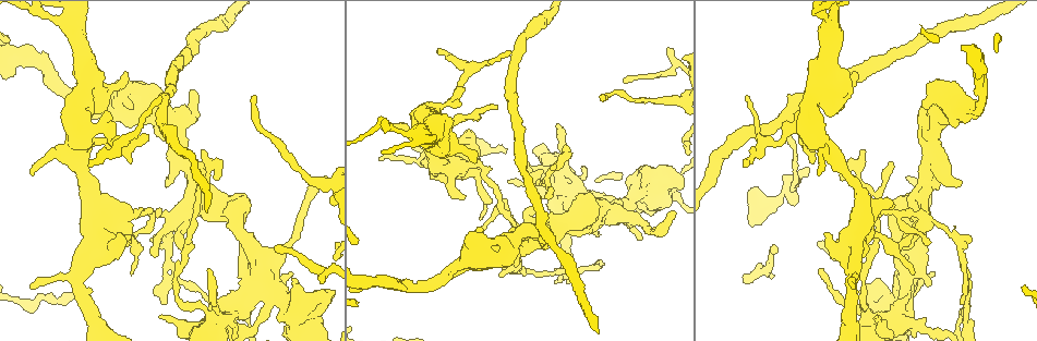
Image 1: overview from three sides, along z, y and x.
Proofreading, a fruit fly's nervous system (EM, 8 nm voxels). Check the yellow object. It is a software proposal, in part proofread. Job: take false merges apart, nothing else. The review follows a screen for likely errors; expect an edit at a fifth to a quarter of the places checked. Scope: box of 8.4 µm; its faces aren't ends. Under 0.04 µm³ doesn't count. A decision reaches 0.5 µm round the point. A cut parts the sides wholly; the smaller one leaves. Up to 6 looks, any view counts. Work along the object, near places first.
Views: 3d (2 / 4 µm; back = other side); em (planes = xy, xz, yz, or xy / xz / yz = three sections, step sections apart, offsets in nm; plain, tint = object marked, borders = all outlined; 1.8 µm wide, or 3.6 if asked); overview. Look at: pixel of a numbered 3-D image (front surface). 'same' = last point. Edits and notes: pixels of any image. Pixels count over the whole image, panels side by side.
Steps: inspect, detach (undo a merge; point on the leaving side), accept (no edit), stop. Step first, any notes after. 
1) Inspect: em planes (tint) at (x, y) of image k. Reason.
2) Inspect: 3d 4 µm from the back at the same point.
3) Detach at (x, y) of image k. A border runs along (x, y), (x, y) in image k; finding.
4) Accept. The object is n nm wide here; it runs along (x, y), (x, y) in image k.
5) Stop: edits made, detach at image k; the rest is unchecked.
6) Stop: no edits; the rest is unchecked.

Inspect: em yz step 4 (plain) at (179, 281) of image 1. Touches itself.

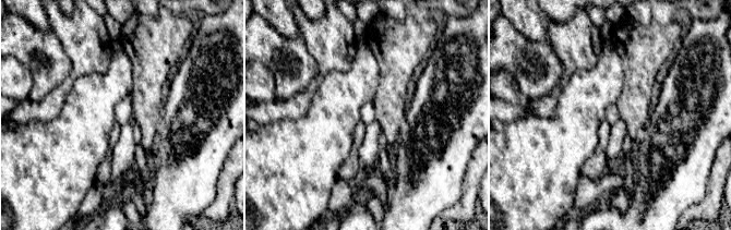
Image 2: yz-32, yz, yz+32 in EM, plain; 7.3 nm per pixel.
Inspect: em yz step 4 (tint) at the same point. With the object marked.

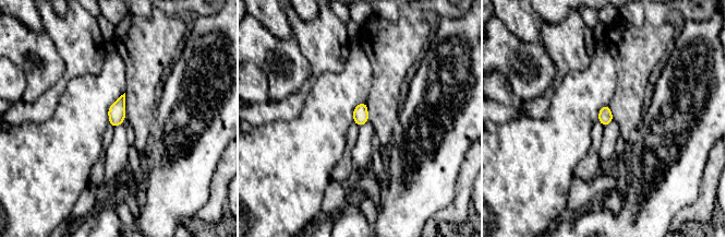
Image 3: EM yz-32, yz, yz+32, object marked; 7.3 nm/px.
Accept. One neuron here.

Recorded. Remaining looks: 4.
Inspect: em planes (borders) at (250, 243) of image 1. Sudden change in width.

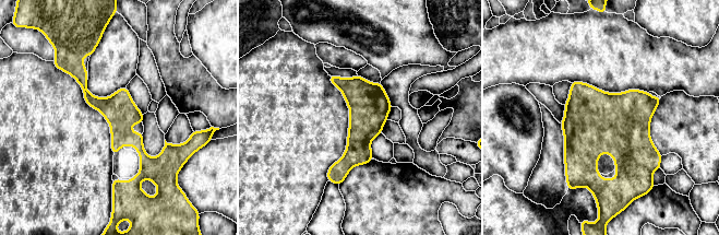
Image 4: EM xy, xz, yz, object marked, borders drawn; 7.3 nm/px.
Accept. The object is 240 nm wide here; continuous, no second neuron.

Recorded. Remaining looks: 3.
Inspect: 3d 4 µm from the back at (814, 95) of image 1. Side arm on a straight run.

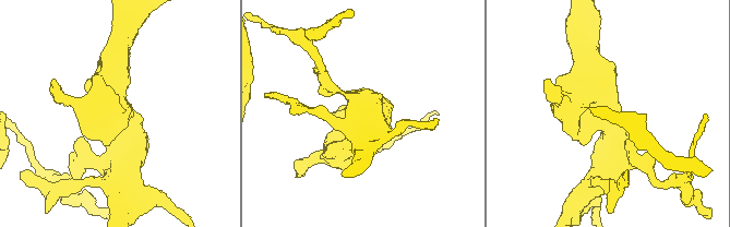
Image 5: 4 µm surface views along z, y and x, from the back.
Inspect: em 3.6 µm planes (tint) at the same point.

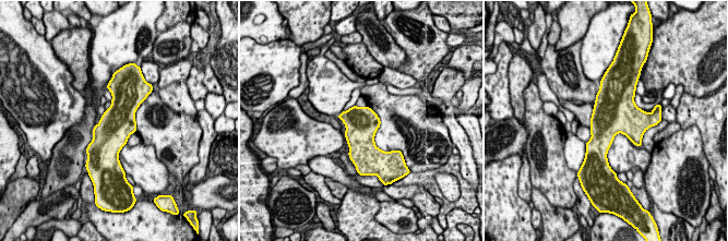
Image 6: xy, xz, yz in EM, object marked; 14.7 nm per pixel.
Accept. All the same neuron.

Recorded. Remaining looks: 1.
Stop: no edits; the rest is unchecked.

